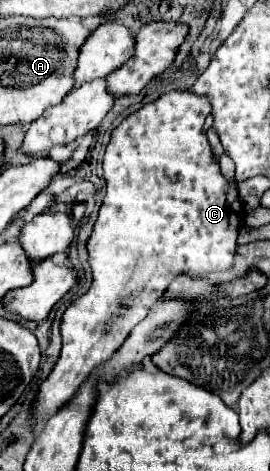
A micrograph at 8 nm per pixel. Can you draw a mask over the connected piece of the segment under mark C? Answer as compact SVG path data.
M171 91L129 115L113 131L103 157L107 195L87 243L93 285L83 297L75 299L63 315L61 357L49 379L41 383L33 405L35 421L51 417L77 393L89 373L97 365L103 365L127 339L131 329L145 319L151 305L167 291L169 283L179 273L185 271L189 275L203 275L231 269L245 207L239 201L237 183L223 179L219 165L213 161L209 141L203 135L203 123L209 113L209 99L193 95L191 91Z

